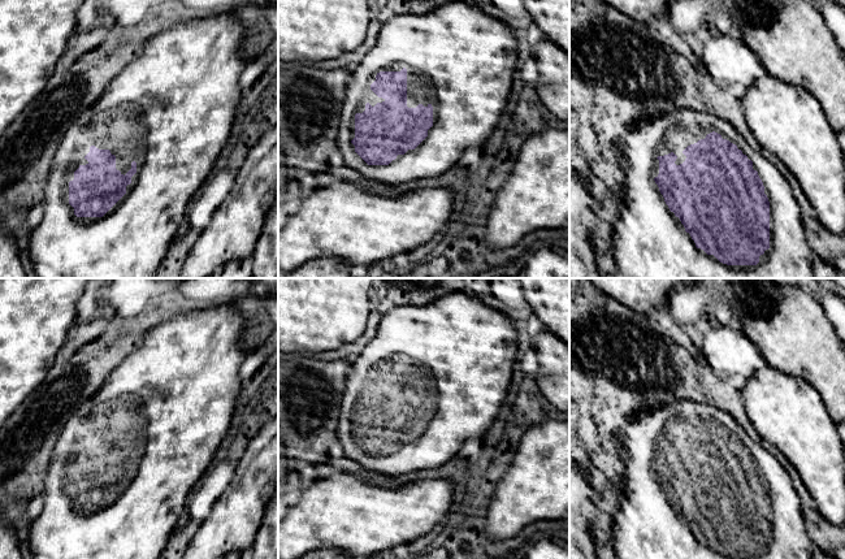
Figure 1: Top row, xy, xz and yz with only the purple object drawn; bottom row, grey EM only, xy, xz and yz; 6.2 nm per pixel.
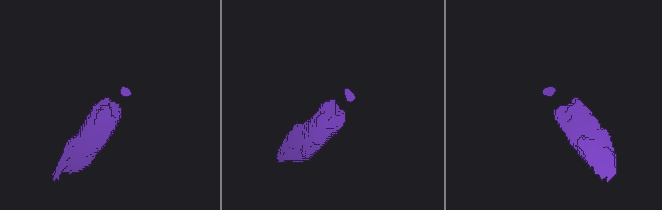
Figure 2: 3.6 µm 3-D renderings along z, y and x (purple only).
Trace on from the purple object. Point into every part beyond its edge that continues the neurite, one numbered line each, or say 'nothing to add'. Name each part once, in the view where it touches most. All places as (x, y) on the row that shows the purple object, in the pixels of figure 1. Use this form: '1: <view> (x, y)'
1: yz (649, 241)

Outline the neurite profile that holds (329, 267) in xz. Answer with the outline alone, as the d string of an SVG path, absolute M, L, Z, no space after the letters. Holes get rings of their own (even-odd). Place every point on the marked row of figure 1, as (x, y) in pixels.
M341 257L311 260L286 274L286 278L350 278L354 265Z

